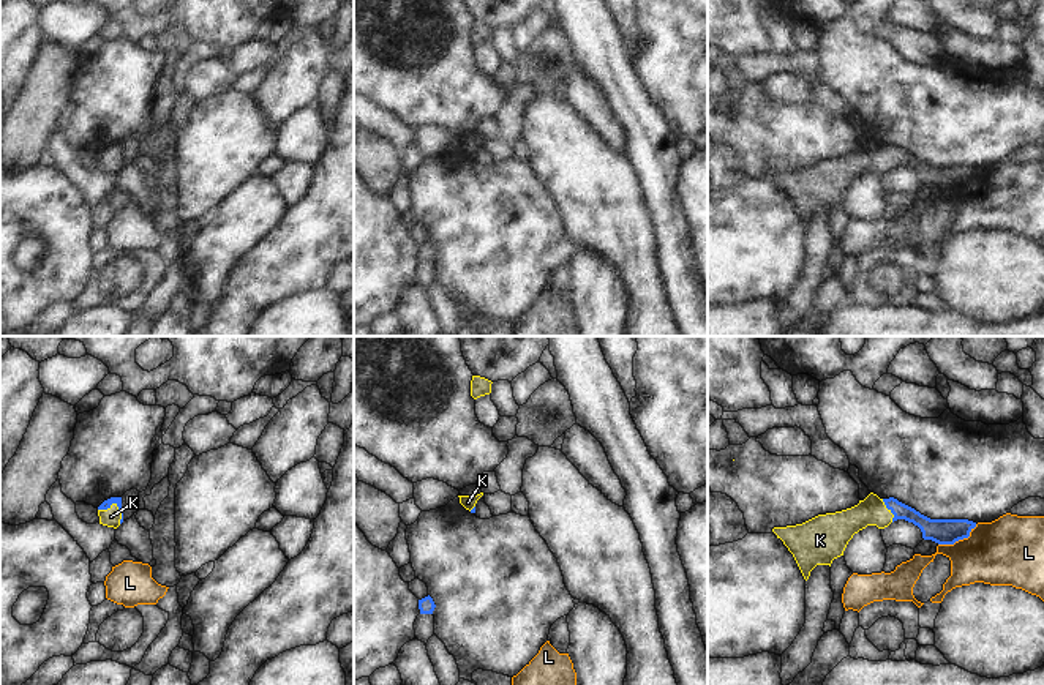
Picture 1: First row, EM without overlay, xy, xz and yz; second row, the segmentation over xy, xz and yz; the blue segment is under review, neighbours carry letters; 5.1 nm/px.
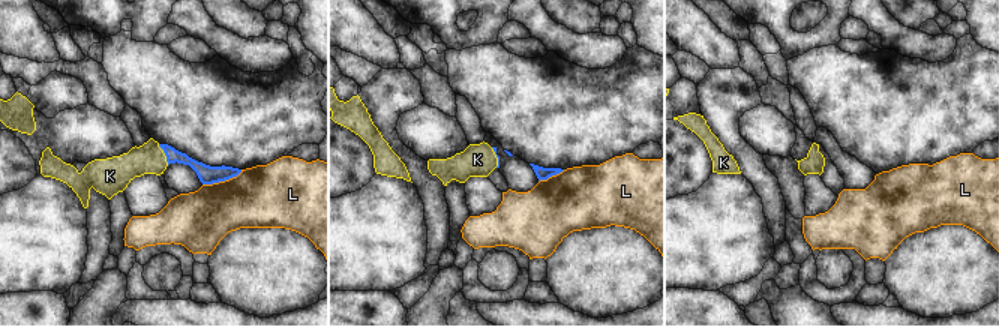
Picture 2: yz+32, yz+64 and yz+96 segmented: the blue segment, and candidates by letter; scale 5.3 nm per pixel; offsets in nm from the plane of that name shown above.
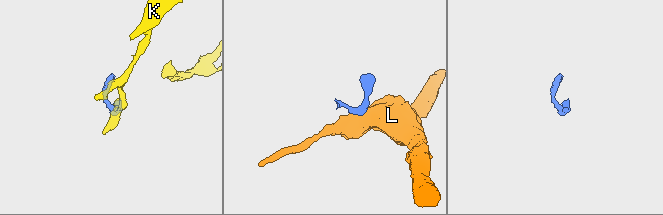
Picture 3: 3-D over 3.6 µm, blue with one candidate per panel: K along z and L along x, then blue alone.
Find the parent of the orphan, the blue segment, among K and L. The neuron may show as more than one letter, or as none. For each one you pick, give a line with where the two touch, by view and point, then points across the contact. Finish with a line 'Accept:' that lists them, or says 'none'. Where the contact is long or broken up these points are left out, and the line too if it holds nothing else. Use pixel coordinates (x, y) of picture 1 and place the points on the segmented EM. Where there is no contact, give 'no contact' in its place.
K: meets blue in xy at (117, 505); runs through xy (106, 504), (117, 505), (111, 516)
Accept: K

